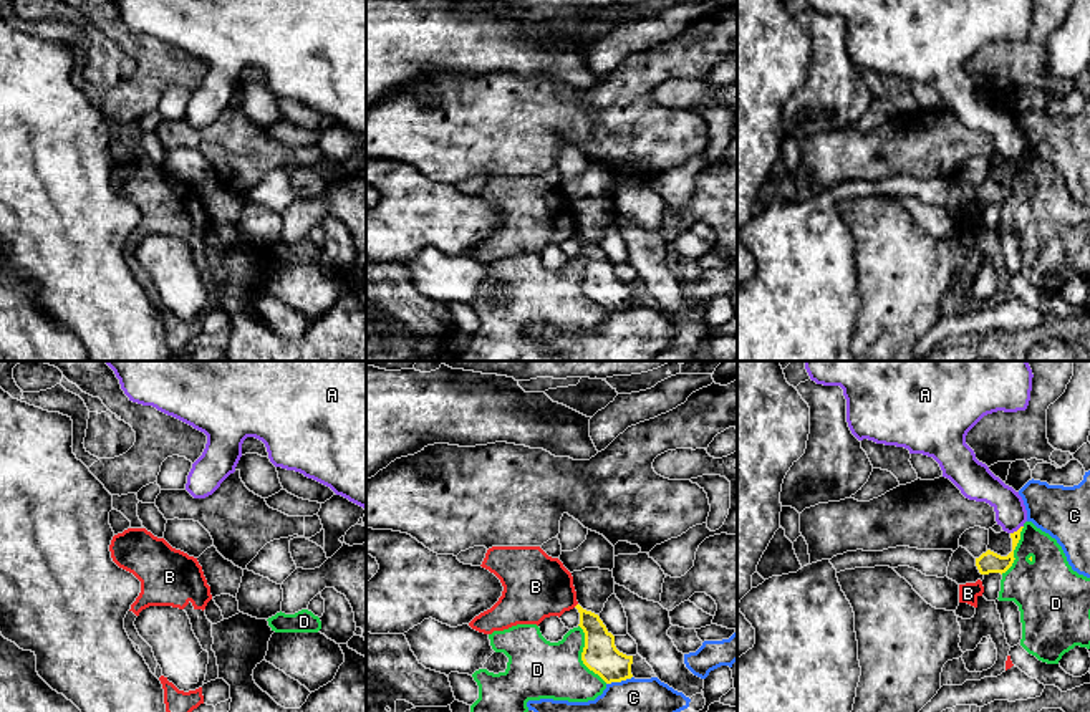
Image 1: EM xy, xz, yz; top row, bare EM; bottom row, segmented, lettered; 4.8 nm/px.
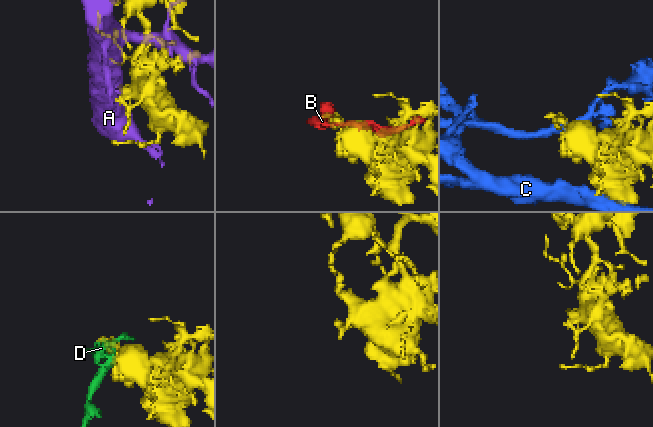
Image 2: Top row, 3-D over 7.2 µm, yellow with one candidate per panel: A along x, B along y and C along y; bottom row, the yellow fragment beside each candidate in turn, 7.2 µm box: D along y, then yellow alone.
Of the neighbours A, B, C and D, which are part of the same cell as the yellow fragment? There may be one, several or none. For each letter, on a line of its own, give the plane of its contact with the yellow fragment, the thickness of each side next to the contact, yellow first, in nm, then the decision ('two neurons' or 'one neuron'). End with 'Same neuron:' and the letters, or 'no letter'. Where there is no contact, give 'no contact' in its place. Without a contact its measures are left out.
A: contact in yz; calibres 110 and 150 nm; two neurons
B: no contact; two neurons
C: contact in xz; calibres 170 and 360 nm; two neurons
D: contact in xz; calibres 170 and 280 nm; two neurons
Same neuron: no letter

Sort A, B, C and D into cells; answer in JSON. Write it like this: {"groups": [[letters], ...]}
{"groups": [["A"], ["B"], ["C"], ["D"]]}

